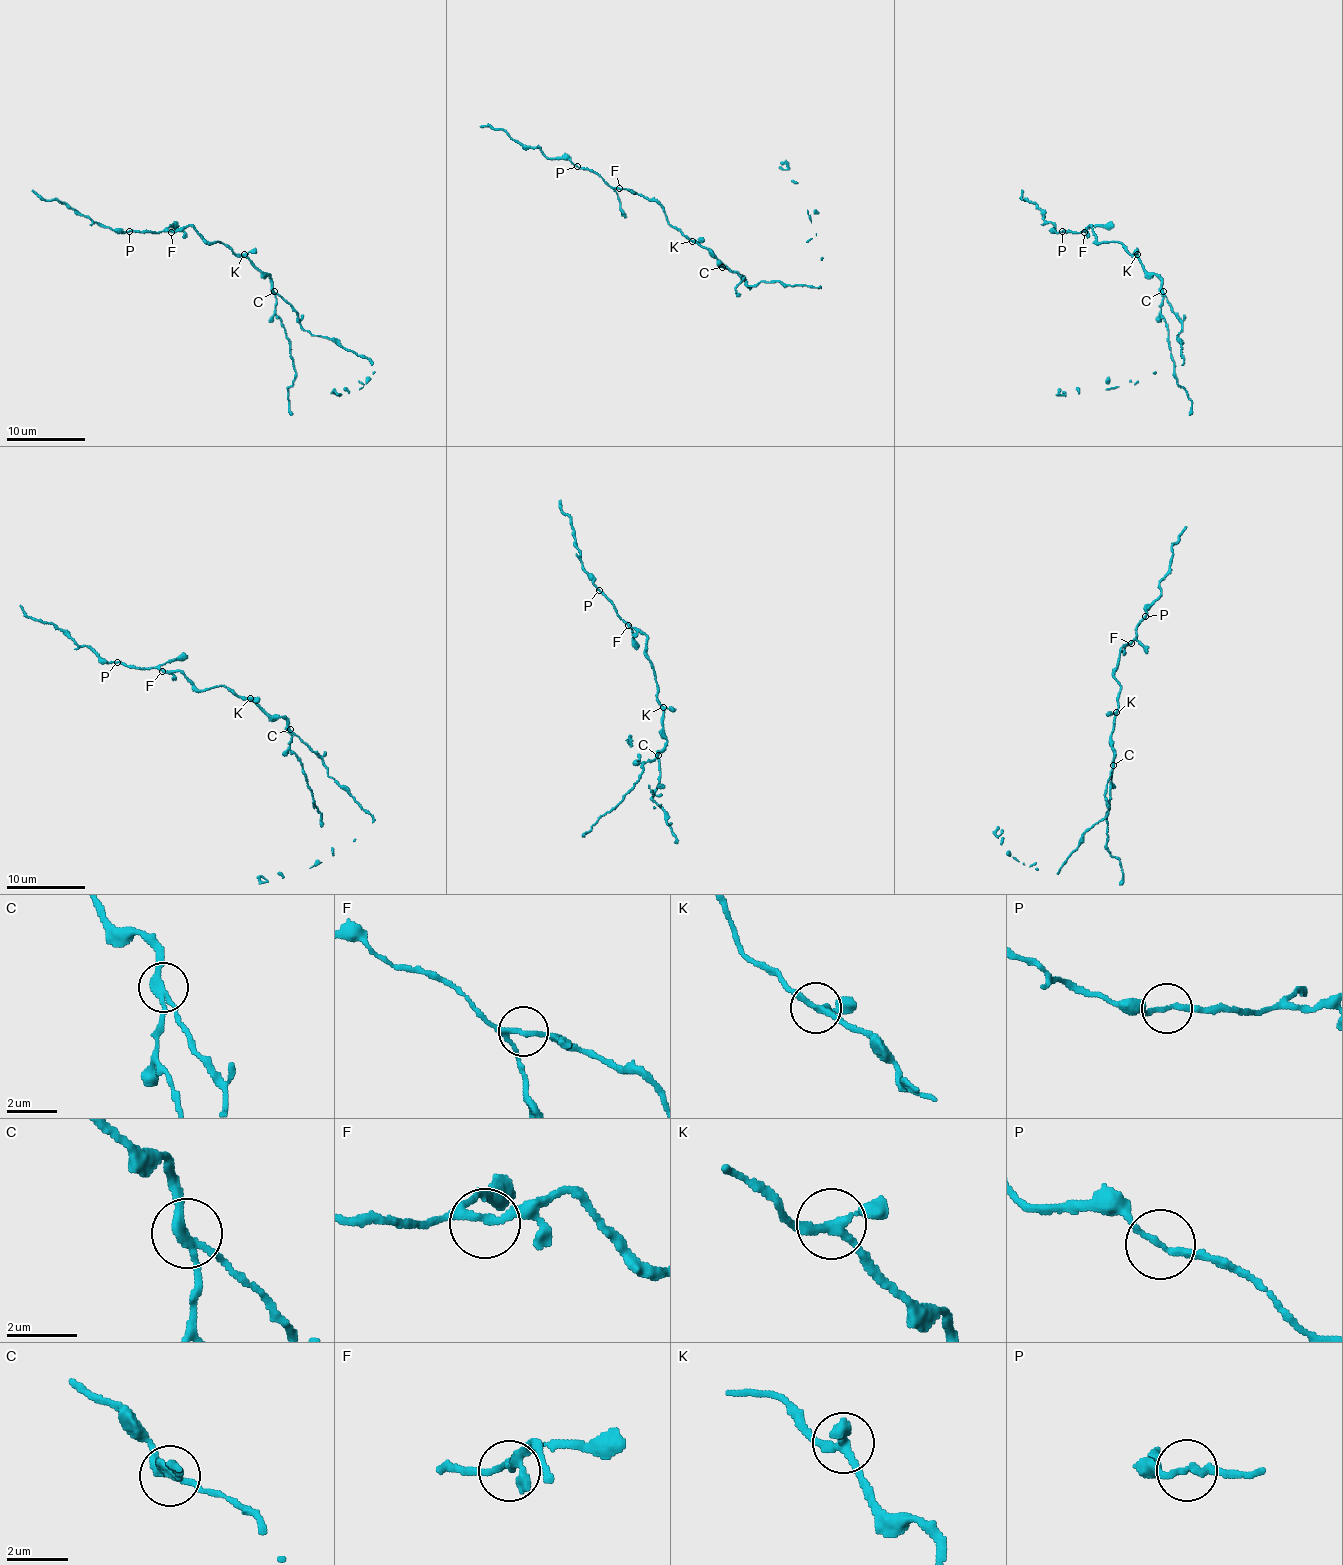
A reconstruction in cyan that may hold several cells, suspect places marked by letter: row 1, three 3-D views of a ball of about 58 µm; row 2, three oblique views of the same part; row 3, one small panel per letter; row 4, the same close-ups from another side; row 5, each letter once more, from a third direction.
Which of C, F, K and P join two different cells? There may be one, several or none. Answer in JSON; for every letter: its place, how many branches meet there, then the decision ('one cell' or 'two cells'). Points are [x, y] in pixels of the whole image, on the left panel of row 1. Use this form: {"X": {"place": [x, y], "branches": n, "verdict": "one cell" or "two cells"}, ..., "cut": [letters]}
{"C": {"place": [274, 291], "branches": 3, "verdict": "two cells"}, "F": {"place": [171, 232], "branches": 3, "verdict": "one cell"}, "K": {"place": [244, 254], "branches": 3, "verdict": "one cell"}, "P": {"place": [129, 231], "branches": 2, "verdict": "one cell"}, "cut": ["C"]}

